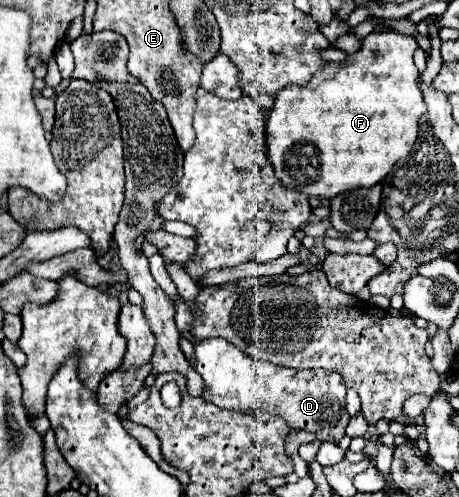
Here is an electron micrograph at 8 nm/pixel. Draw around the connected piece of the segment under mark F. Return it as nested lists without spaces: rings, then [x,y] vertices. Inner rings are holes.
[[[384,30],[384,32],[372,32],[362,40],[362,46],[358,52],[346,56],[344,62],[324,62],[322,68],[314,74],[314,78],[306,84],[306,86],[298,86],[298,84],[290,84],[286,88],[282,88],[276,96],[276,102],[270,110],[268,122],[266,122],[266,146],[268,146],[268,160],[274,164],[274,170],[278,174],[278,178],[288,186],[294,188],[298,192],[306,192],[308,196],[316,196],[316,198],[334,198],[340,192],[352,190],[352,188],[362,188],[362,186],[374,186],[378,182],[384,180],[384,176],[392,170],[392,166],[396,164],[396,160],[404,158],[410,154],[416,138],[418,138],[418,128],[420,128],[420,118],[426,112],[426,104],[422,98],[422,92],[418,88],[418,68],[414,64],[414,52],[418,50],[418,42],[414,36],[406,36],[406,34],[398,34],[394,30]]]

